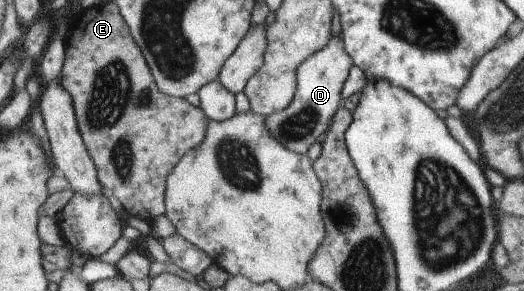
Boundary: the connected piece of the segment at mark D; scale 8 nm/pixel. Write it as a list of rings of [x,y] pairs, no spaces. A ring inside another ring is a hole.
[[[340,33],[317,53],[314,53],[298,69],[298,90],[295,99],[286,110],[266,116],[270,132],[277,136],[291,151],[309,155],[311,146],[319,141],[331,127],[337,109],[343,106],[342,91],[350,78],[351,69],[356,63],[346,50],[346,43]]]

